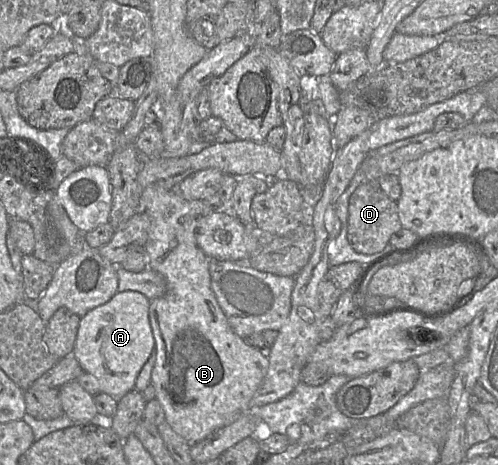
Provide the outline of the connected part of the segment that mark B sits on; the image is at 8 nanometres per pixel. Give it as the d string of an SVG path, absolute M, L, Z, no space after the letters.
M156 184L143 188L138 206L138 212L148 212L153 218L152 231L144 245L148 268L161 274L166 281L165 294L149 300L149 322L156 354L151 383L163 408L165 421L190 445L204 440L248 412L250 401L269 367L269 360L260 349L248 345L232 331L211 289L208 256L198 247L194 229L196 221L212 212L213 207L220 207L216 195L208 199L186 200L175 190Z

